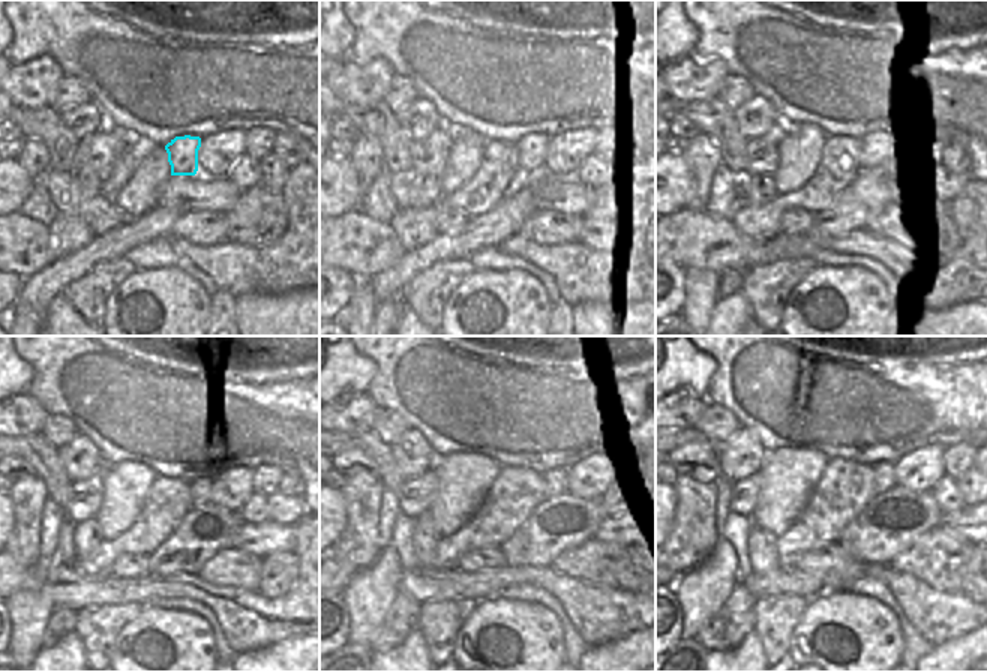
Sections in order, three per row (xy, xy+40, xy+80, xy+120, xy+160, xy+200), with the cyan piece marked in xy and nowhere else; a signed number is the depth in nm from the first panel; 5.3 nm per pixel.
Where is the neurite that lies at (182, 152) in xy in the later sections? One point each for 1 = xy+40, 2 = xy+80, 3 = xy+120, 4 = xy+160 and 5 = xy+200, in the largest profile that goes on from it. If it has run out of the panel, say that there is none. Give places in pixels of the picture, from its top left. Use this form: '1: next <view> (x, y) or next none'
1: next xy+40 (531, 150)
2: next xy+80 (875, 146)
3: next xy+120 (204, 485)
4: next xy+160 (554, 480)
5: next xy+200 (887, 477)

